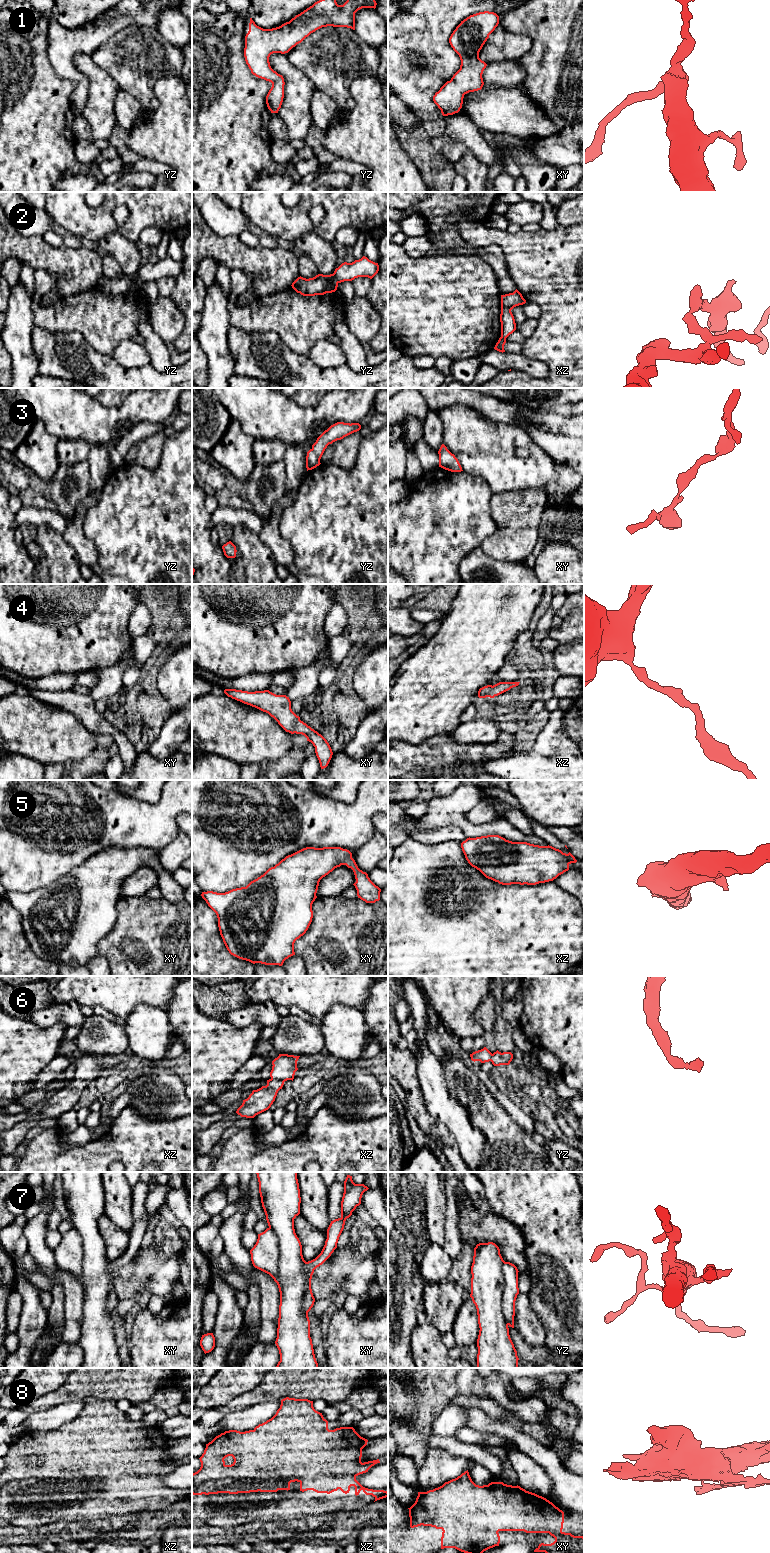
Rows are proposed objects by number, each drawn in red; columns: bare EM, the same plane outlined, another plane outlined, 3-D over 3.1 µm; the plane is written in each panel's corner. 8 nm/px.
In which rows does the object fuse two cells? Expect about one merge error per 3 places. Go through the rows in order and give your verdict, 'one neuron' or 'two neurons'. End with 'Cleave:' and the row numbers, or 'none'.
1: one neuron
2: two neurons
3: one neuron
4: one neuron
5: one neuron
6: one neuron
7: two neurons
8: one neuron
Cleave: 2, 7

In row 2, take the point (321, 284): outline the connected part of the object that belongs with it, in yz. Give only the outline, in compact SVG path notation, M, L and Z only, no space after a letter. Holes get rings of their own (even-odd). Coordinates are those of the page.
M318 274L313 278L298 277L293 283L292 288L303 296L324 295L337 290L338 280L334 274Z

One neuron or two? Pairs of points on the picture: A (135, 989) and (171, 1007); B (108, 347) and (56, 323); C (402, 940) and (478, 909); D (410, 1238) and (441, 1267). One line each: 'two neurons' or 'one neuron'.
A: two neurons
B: one neuron
C: one neuron
D: two neurons

